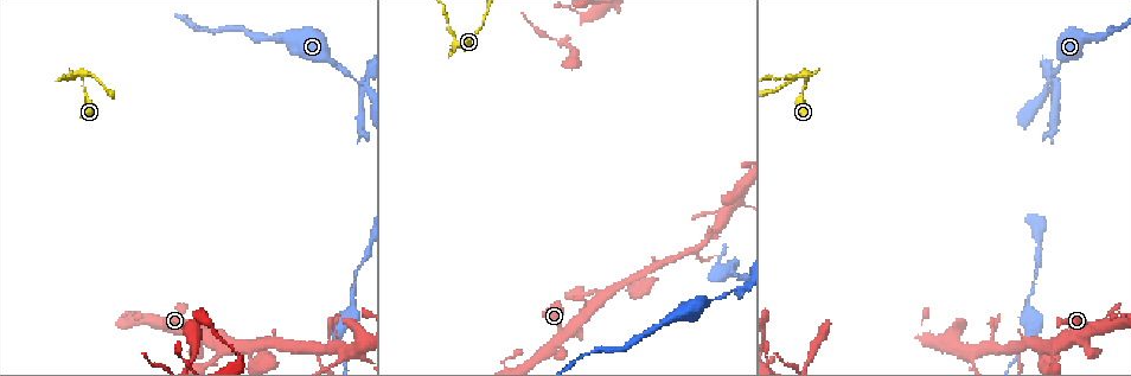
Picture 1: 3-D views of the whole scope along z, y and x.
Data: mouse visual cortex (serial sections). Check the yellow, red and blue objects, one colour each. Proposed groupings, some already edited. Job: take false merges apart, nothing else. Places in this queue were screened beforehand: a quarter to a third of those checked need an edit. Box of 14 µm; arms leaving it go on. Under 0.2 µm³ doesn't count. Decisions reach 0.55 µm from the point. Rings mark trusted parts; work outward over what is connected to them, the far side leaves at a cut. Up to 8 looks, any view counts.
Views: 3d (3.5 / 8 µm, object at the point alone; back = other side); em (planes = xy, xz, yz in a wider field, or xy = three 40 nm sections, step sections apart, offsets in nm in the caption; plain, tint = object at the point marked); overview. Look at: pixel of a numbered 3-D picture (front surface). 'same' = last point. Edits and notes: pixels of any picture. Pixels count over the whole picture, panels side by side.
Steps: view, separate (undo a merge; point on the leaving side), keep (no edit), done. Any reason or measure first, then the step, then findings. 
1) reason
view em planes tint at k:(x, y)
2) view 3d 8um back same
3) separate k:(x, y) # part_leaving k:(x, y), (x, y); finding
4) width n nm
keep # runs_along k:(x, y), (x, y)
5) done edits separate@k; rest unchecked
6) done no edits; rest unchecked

a fork
view 3d 3.5um at 1:(742, 288)

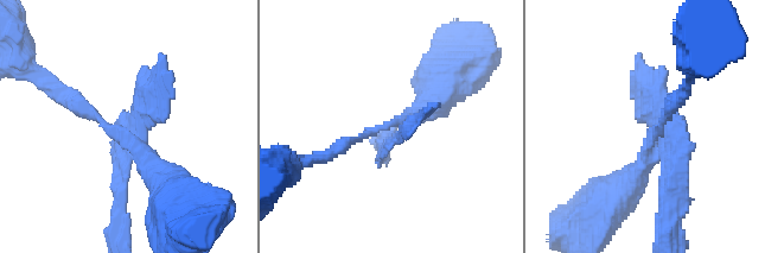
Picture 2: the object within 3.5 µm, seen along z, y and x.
shape alone is not enough
view em xy step 5 plain at 2:(118, 134)

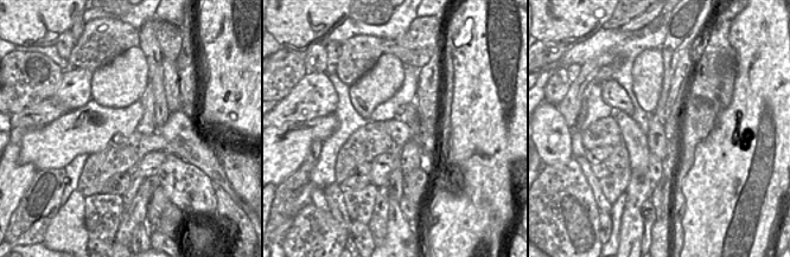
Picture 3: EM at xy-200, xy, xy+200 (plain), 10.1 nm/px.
where the object lies
view em xy step 5 tint same

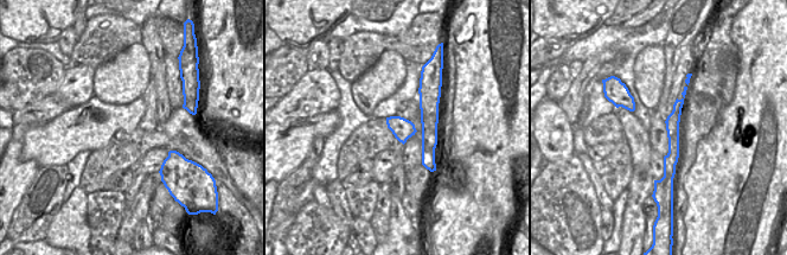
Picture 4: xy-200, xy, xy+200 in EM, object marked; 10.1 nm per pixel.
width 220 nm
keep # runs_along 2:(61, 90), (133, 145), (163, 193); one cell here

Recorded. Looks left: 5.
side arm on a straight run
view 3d 3.5um at 1:(245, 347)

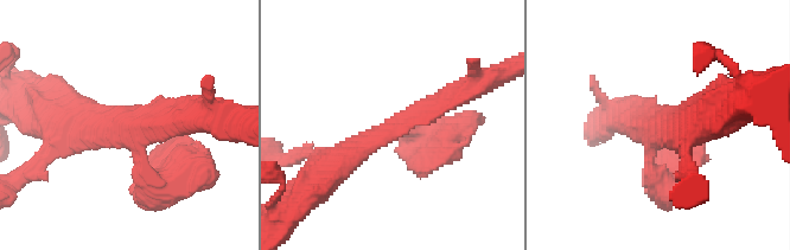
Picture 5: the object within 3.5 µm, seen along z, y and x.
now the EM
view em xy step 3 tint at 5:(661, 129)

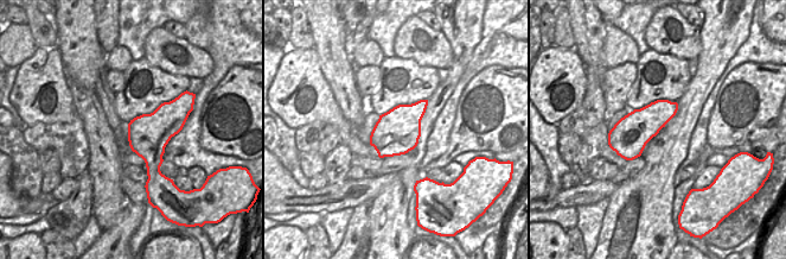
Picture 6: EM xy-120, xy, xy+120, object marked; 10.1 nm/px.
keep # runs_along 5:(325, 170), (387, 127), (463, 88); all the same cell

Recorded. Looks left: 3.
thick turns thin
view 3d 3.5um back at 1:(696, 248)

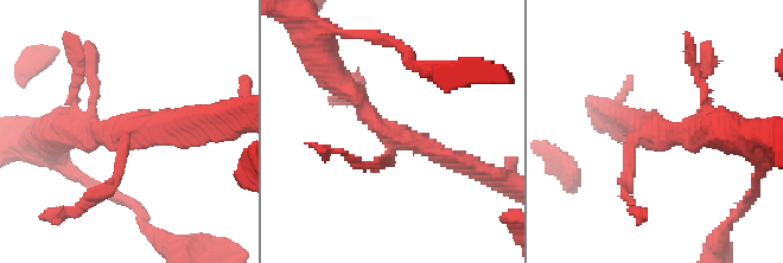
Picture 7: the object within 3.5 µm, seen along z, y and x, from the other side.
arms 3; arm_widths 150, 250, 250 nm; need the tissue
view em planes tint at 7:(392, 135)

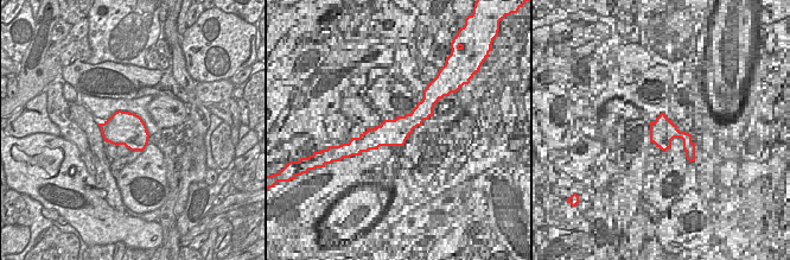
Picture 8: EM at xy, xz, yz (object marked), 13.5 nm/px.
keep # runs_along 7:(463, 165), (386, 132), (338, 79); continuous, no second cell

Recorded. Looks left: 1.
sharp bend
view 3d 3.5um back at 1:(80, 74)

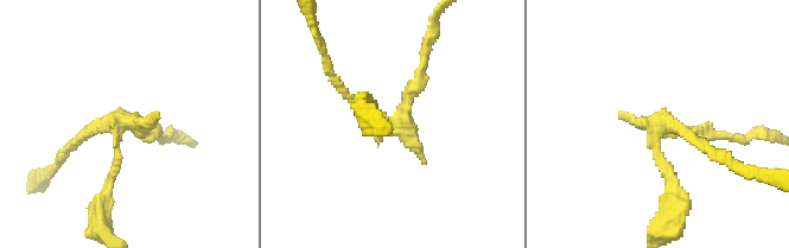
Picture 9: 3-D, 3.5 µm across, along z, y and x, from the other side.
keep # runs_along 9:(101, 199), (122, 124), (156, 134); one cell here

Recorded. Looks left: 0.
done no edits; rest unchecked

